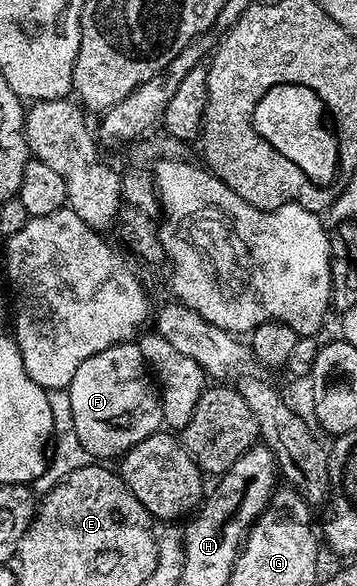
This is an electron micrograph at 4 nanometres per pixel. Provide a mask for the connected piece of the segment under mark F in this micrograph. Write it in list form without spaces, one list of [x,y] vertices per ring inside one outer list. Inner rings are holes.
[[[136,341],[119,343],[110,349],[102,349],[102,353],[94,353],[94,357],[86,357],[86,361],[78,365],[66,390],[70,397],[70,409],[74,409],[74,429],[78,433],[78,441],[82,441],[84,448],[100,461],[108,461],[111,455],[123,456],[124,452],[138,445],[138,441],[161,430],[164,422],[160,392]]]

